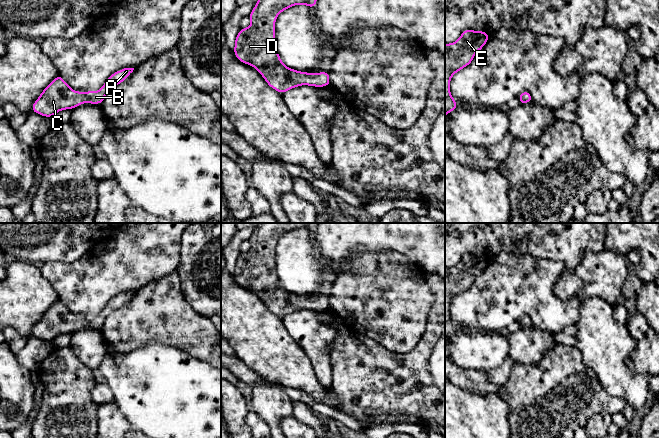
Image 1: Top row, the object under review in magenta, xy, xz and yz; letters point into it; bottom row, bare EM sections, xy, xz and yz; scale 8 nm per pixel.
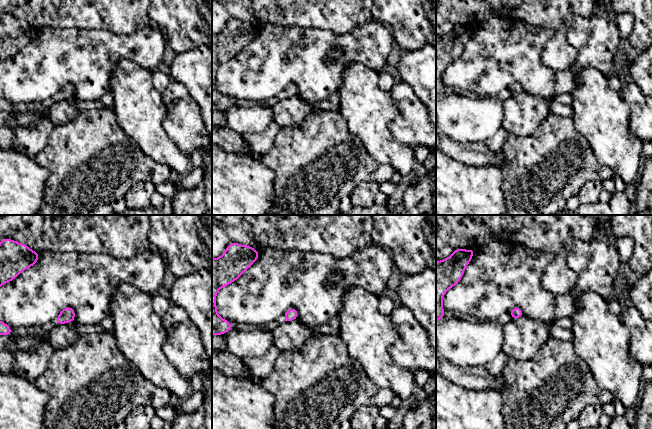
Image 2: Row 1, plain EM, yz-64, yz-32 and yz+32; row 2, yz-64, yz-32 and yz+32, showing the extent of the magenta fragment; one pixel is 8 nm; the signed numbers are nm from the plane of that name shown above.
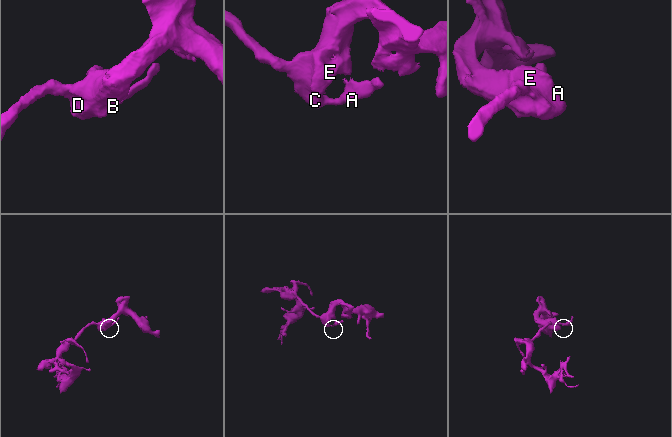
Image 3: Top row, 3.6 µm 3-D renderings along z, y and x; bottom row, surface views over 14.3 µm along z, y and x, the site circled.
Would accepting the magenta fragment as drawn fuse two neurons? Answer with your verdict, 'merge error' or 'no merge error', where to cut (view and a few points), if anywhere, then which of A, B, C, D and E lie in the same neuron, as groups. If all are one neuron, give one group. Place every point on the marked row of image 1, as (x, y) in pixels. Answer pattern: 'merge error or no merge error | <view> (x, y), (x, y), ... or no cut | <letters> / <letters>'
no merge error | no cut | A B C D E

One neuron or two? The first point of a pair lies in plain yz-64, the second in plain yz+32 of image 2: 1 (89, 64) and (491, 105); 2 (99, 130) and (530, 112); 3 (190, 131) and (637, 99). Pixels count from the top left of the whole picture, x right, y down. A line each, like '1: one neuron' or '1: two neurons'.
1: two neurons
2: two neurons
3: one neuron

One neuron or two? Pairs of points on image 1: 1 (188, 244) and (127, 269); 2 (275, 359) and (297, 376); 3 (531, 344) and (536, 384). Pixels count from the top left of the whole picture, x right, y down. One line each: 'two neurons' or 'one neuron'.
1: two neurons
2: one neuron
3: two neurons

